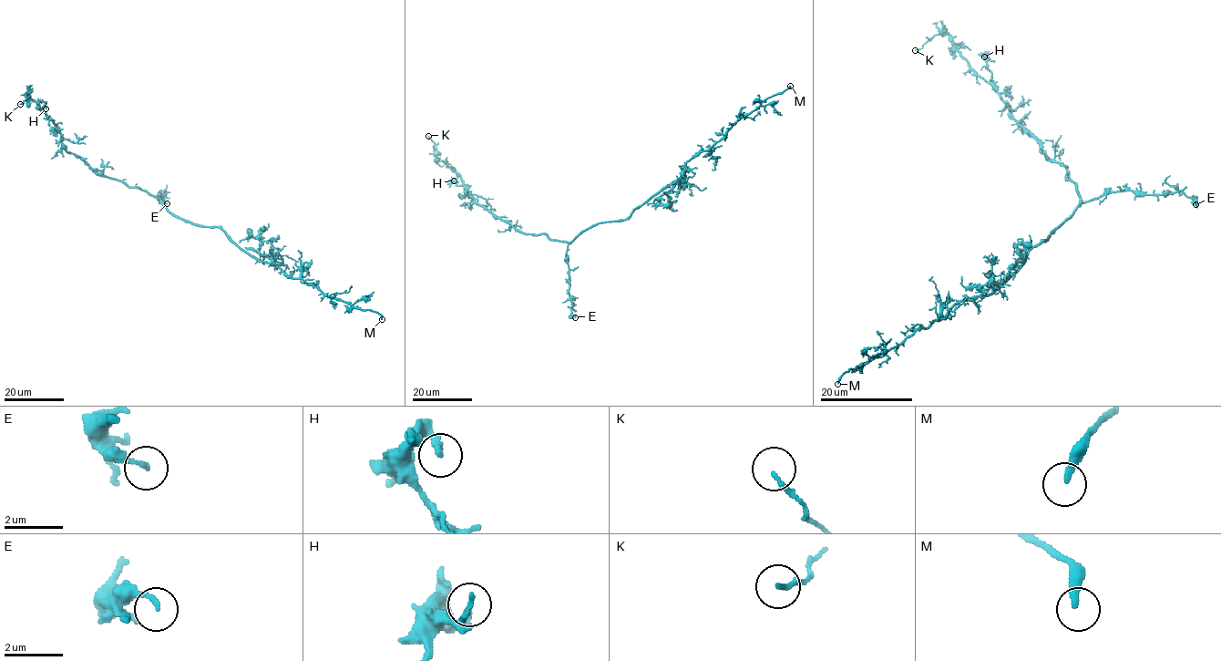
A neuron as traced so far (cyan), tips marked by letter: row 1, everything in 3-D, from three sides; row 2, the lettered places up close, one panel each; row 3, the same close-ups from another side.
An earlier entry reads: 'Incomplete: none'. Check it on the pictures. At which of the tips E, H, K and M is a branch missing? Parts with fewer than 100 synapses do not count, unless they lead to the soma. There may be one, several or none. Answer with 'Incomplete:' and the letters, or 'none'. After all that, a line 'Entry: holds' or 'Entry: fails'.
Incomplete: M
Entry: fails

